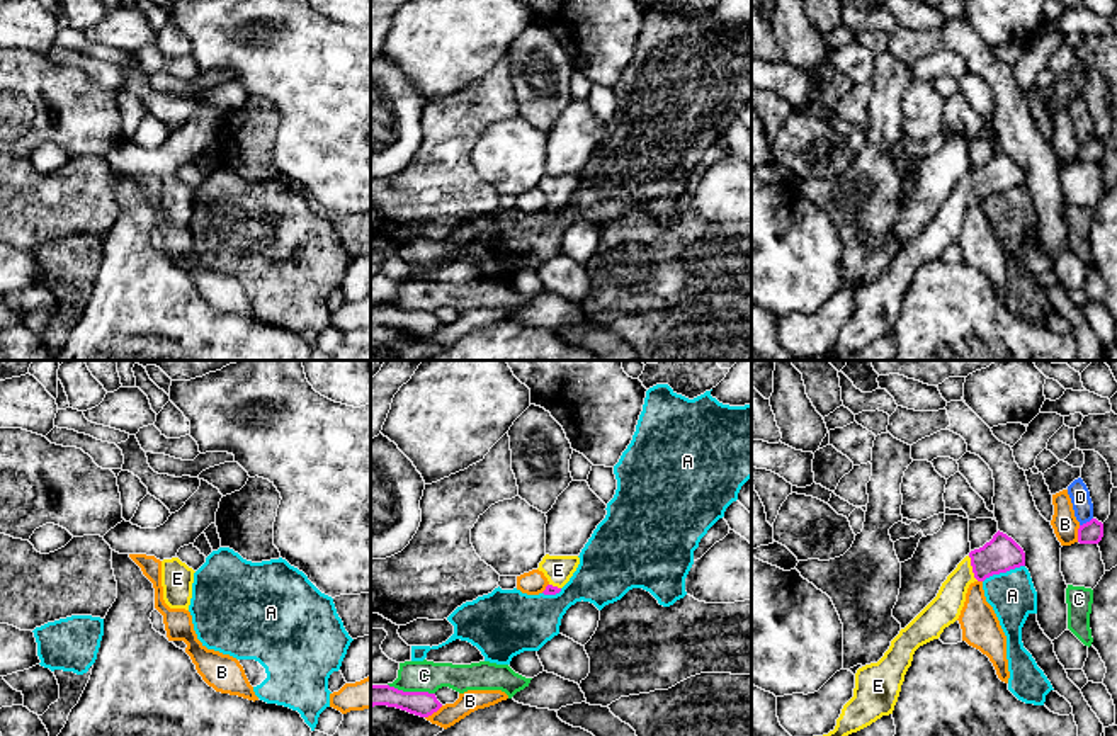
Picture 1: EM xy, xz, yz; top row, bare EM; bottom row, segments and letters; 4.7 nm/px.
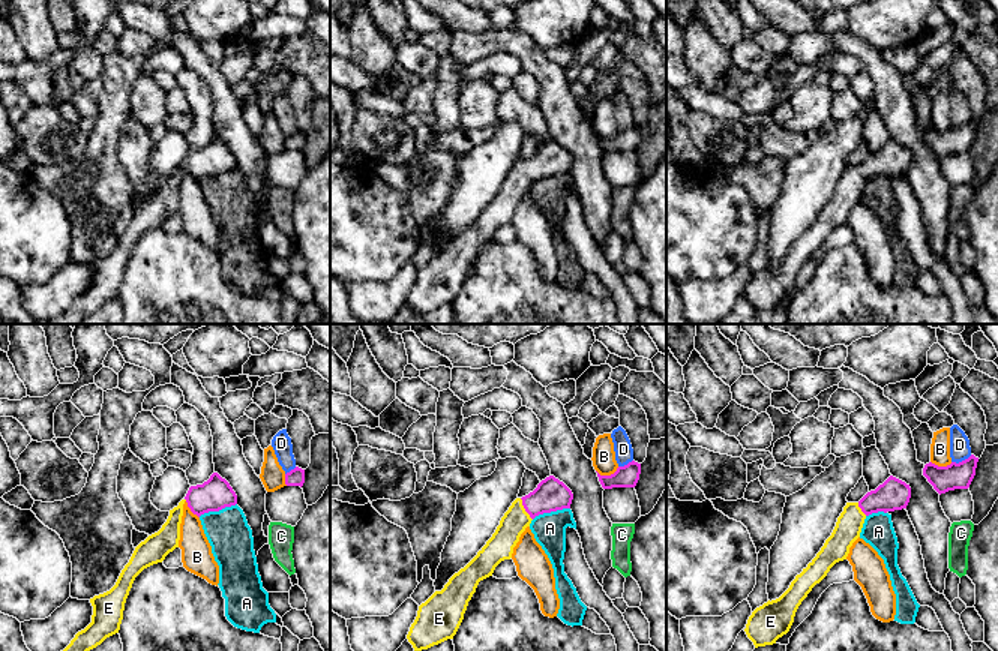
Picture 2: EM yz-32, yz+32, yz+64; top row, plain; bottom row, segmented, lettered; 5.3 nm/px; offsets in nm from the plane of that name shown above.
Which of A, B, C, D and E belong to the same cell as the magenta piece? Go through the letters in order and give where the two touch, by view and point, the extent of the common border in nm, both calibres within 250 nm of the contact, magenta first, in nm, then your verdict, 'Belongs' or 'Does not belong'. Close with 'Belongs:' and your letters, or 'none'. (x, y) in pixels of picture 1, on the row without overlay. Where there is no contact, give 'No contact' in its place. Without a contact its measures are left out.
A: Touches magenta at yz (1003, 191). Shared border 220 nm. Thickness 170 nm (magenta) against 220 nm. Does not belong
B: Touches magenta at xz (434, 330). Shared border 110 nm. Thickness 120 nm (magenta) against 100 nm. Does not belong
C: Touches magenta at xz (412, 311). Shared border 220 nm. Thickness 120 nm (magenta) against 140 nm. Does not belong
D: Touches magenta at yz (1087, 141). Shared border 80 nm. Thickness 110 nm (magenta) against 100 nm. Does not belong
E: Touches magenta at yz (973, 187). Shared border 130 nm. Thickness 170 nm (magenta) against 150 nm. Belongs
Belongs: E

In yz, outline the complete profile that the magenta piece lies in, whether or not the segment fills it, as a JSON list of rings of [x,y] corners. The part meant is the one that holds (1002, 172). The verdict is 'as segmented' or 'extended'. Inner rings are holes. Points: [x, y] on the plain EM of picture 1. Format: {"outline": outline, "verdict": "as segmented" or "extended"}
{"outline": [[[1000,150],[983,167],[971,170],[942,202],[937,216],[891,260],[884,275],[857,289],[853,316],[843,325],[835,348],[794,360],[842,360],[893,333],[915,270],[938,258],[959,238],[969,204],[1020,185],[1025,185],[1023,168]]], "verdict": "extended"}

